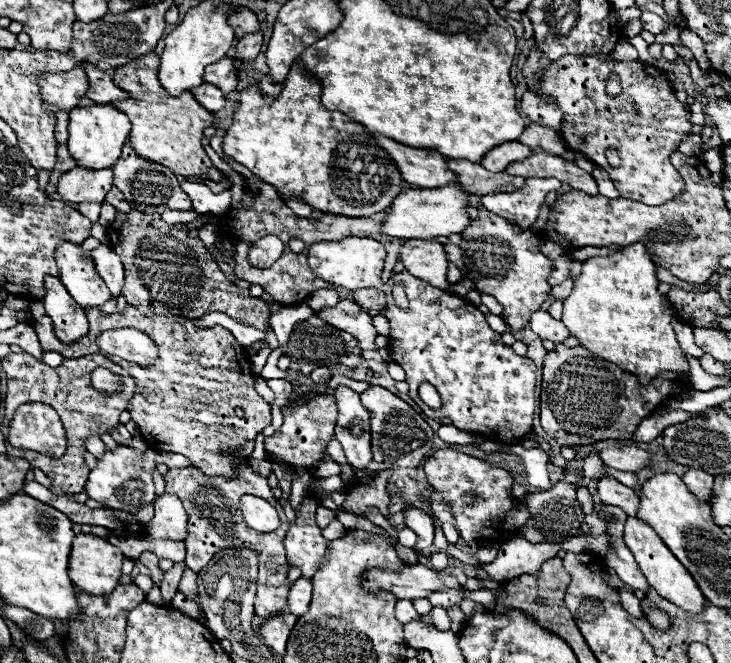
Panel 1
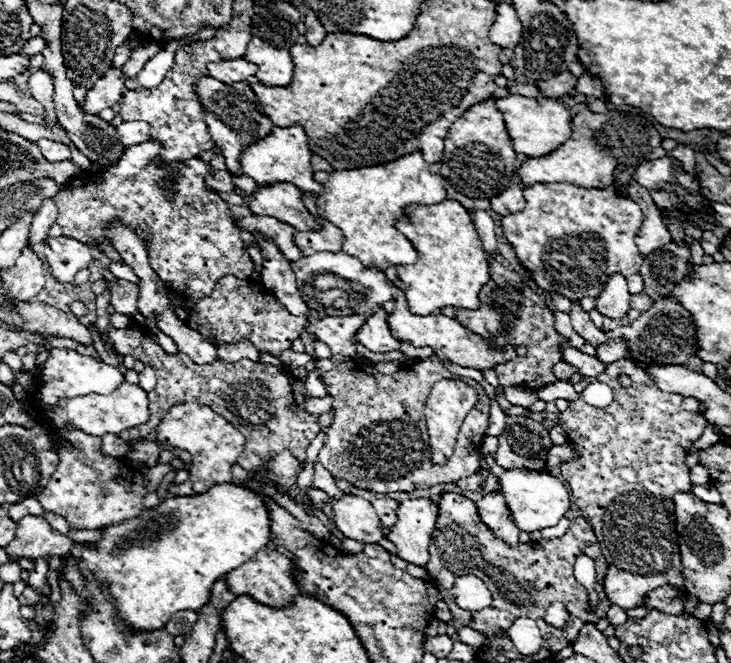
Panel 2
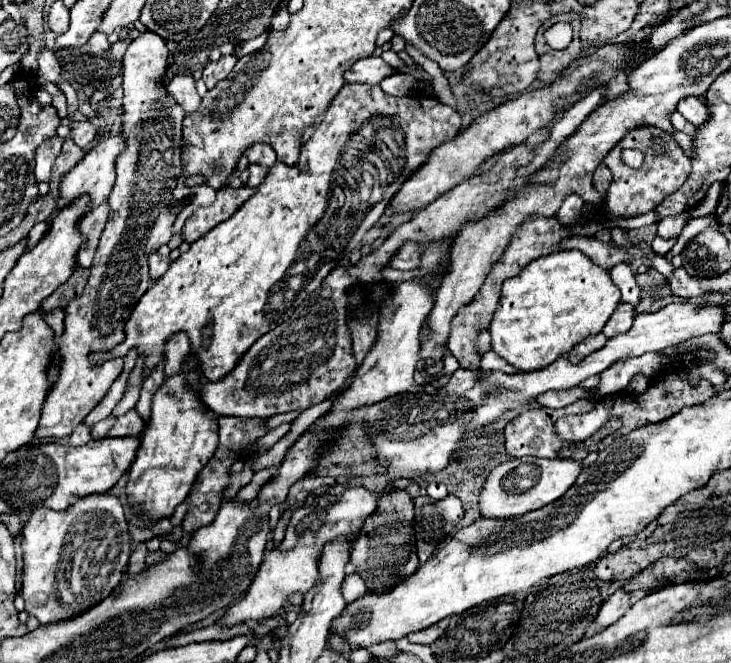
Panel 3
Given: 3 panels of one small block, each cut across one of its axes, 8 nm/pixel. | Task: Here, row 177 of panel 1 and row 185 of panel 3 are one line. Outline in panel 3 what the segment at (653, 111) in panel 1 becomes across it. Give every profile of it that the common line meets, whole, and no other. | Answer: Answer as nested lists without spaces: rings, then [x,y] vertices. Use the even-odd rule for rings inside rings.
[[[636,126],[634,130],[626,132],[626,136],[606,154],[604,164],[610,168],[614,180],[612,180],[606,196],[604,196],[604,202],[600,202],[596,206],[596,210],[592,210],[588,214],[588,220],[596,220],[596,222],[608,222],[608,220],[604,220],[608,216],[632,218],[632,216],[638,216],[638,214],[644,214],[644,212],[654,210],[668,194],[672,194],[674,190],[678,190],[682,186],[682,182],[690,174],[690,158],[676,144],[674,134],[672,132],[658,130],[656,126]],[[652,136],[660,136],[664,140],[664,144],[668,148],[668,154],[666,156],[656,156],[650,150]],[[620,148],[638,148],[644,154],[644,164],[638,170],[628,168],[626,164],[620,164]]]

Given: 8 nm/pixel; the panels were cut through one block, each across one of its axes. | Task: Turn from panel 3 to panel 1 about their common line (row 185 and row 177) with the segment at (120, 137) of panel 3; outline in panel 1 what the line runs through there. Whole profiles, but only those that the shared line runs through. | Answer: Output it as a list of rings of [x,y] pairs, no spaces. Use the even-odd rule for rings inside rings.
[[[76,166],[60,176],[58,194],[66,202],[104,202],[108,190],[114,186],[112,168],[88,170]]]

